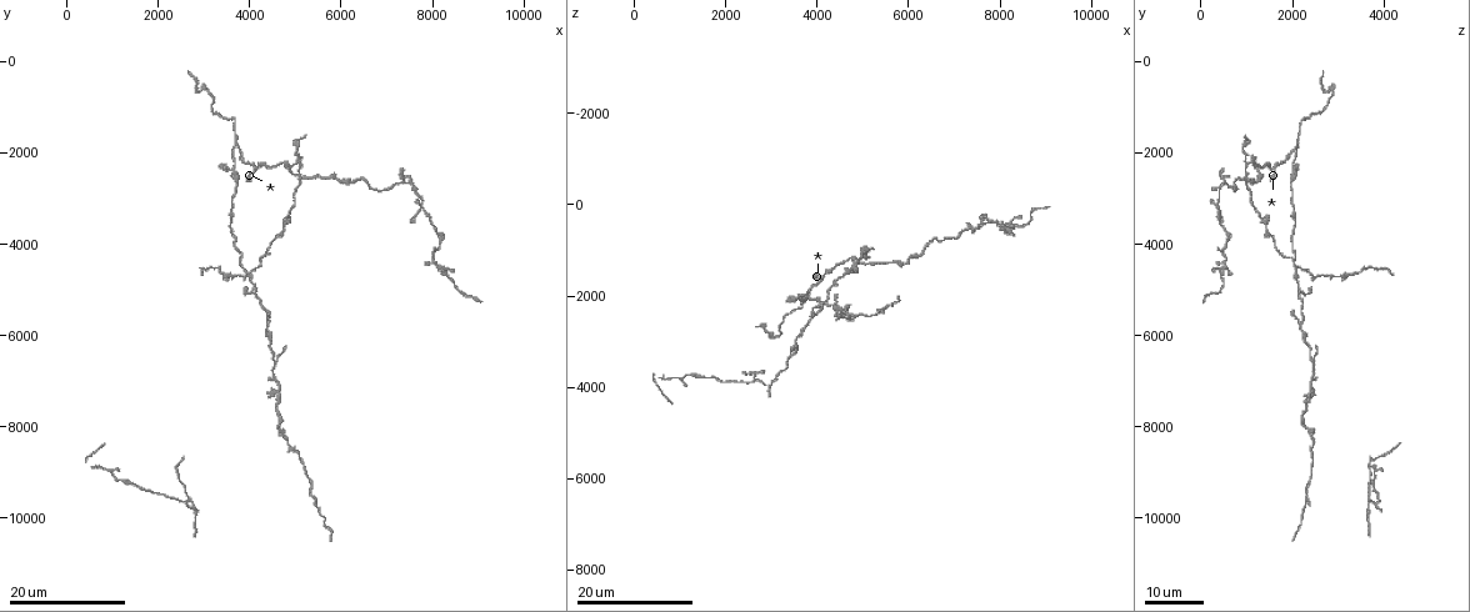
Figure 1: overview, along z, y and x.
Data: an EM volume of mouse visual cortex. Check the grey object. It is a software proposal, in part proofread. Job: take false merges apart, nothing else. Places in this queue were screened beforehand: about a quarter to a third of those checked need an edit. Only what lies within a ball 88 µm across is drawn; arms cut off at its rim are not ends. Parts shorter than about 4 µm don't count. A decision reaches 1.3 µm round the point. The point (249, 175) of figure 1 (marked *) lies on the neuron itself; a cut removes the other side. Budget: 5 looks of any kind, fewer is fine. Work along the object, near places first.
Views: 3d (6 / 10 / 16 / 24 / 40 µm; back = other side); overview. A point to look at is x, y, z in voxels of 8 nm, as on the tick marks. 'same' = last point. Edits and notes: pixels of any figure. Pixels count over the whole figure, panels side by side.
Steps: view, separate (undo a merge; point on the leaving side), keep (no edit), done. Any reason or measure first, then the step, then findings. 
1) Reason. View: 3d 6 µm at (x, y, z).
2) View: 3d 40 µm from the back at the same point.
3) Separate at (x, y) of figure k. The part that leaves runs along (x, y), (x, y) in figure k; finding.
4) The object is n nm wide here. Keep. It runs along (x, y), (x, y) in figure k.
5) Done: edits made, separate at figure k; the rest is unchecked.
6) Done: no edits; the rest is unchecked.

Four-way junction. View: 3d 24 µm at (7400, 2650, 500).

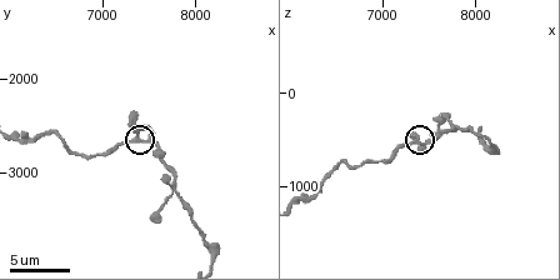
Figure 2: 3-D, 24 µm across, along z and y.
View: 3d 10 µm at (7400, 2650, 550).

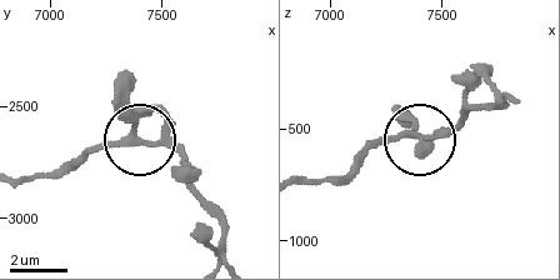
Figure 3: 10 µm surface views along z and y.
The object is 210 nm wide here. Keep. It runs along (23, 179), (73, 169), (109, 143), (159, 143), (185, 161) in figure 3; all the same neuron.

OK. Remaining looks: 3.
Three arms meet. View: 3d 16 µm at (3700, 1850, 2100).

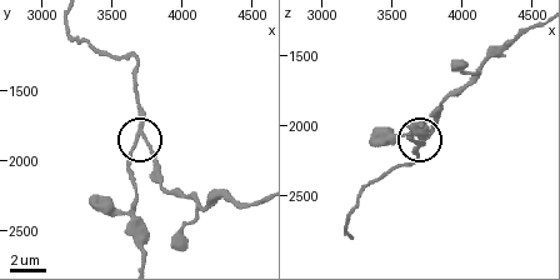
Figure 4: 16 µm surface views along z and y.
View: 3d 6 µm at (3700, 1820, 2120).

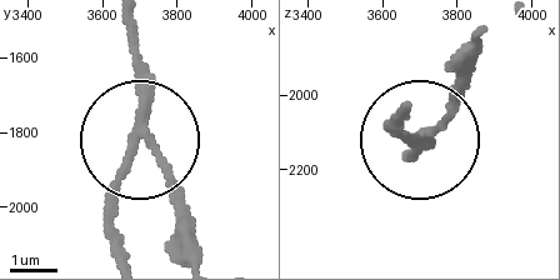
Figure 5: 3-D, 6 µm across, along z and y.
Separate at (118, 176) of figure 5. The part that leaves runs along (144, 113), (120, 191), (120, 251) in figure 5; two neurons meet here.

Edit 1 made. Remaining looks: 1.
Looks like a crossing. View: 3d 16 µm at (7750, 3200, 400).

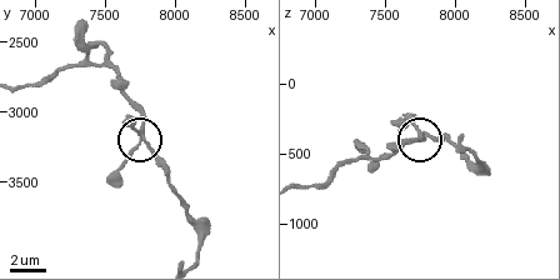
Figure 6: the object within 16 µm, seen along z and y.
4 arms meet here. Keep. It runs along (23, 86), (71, 64), (116, 74), (143, 131), (109, 175) in figure 6; one neuron here.

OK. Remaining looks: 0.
Done: edits made, separate at figure 5; the rest is unchecked.

